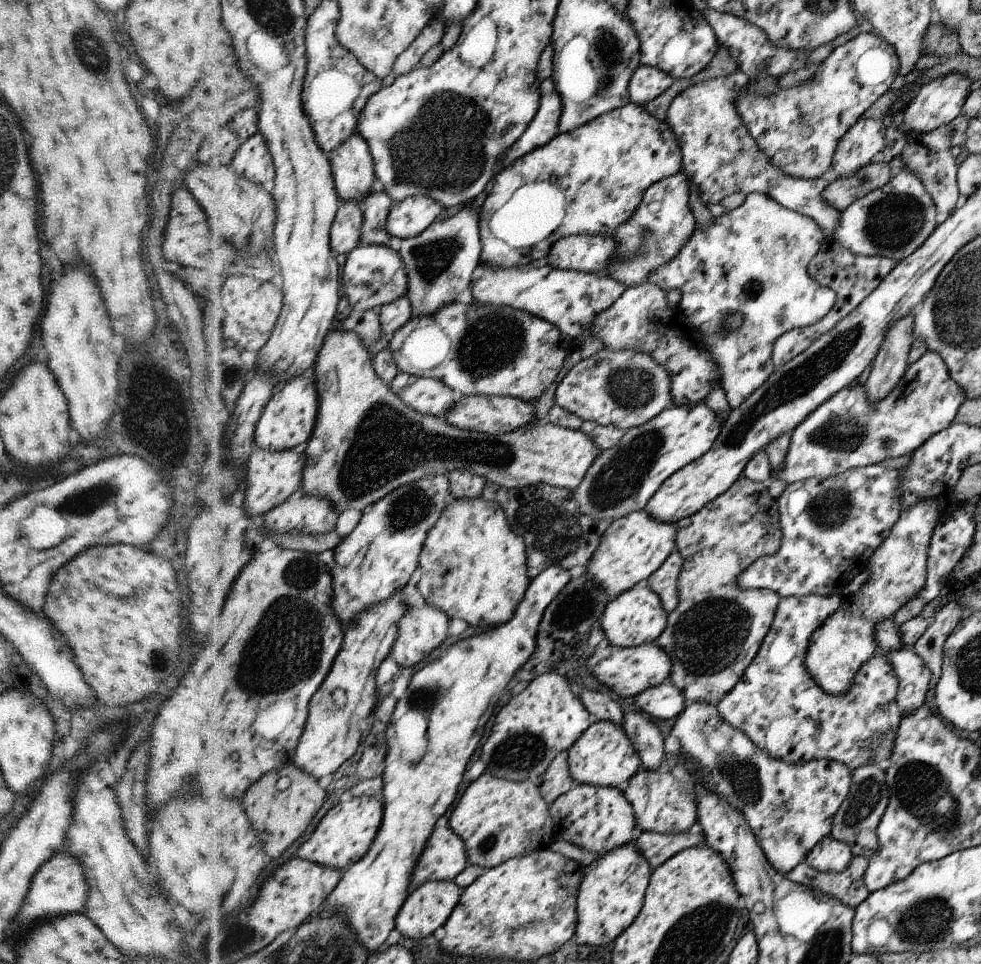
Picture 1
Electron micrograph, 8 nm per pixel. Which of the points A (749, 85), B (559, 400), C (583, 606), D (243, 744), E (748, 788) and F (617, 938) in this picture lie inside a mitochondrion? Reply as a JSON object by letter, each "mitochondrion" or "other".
{"A":"other","B":"other","C":"other","D":"other","E":"mitochondrion","F":"other"}

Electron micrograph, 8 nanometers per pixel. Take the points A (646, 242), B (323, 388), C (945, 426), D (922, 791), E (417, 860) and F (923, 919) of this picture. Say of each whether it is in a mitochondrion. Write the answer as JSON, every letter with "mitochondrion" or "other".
{"A":"mitochondrion","B":"other","C":"other","D":"mitochondrion","E":"other","F":"mitochondrion"}

